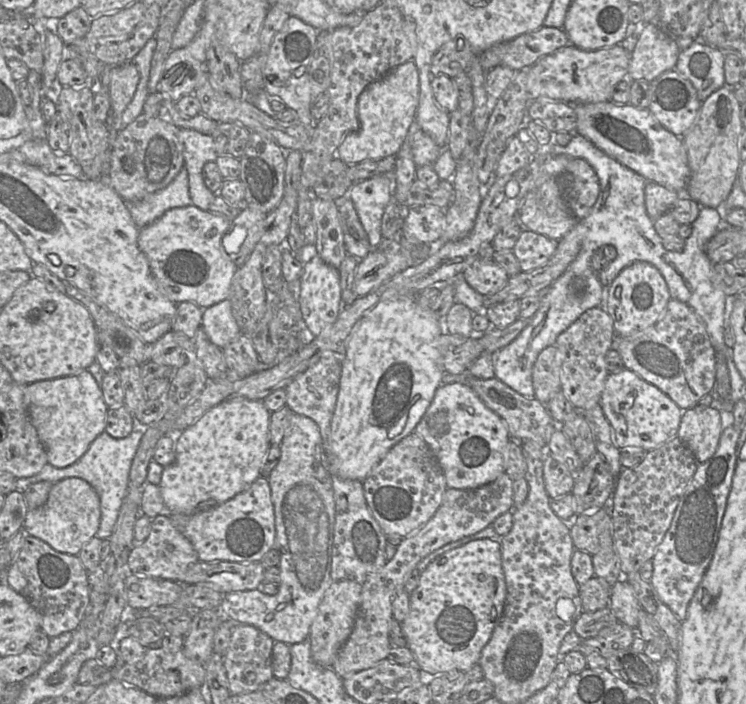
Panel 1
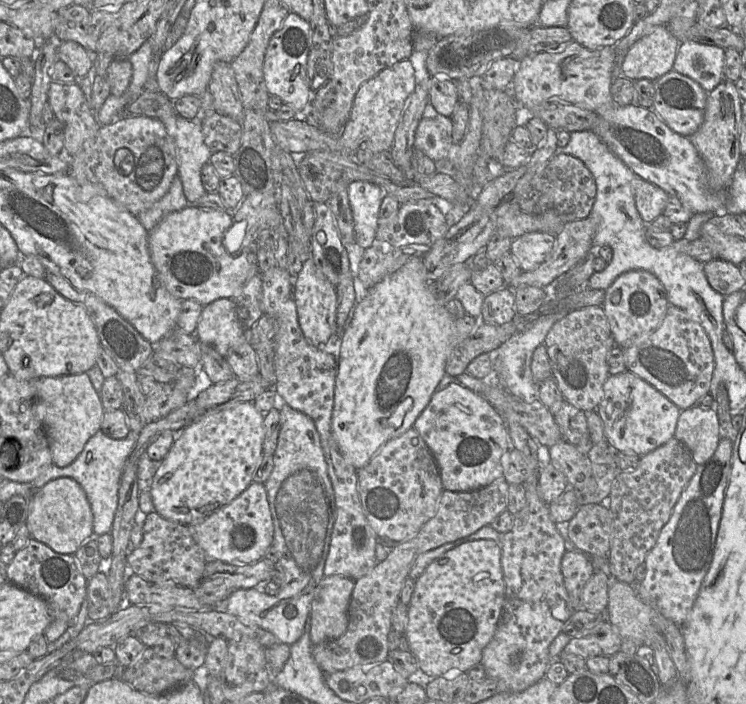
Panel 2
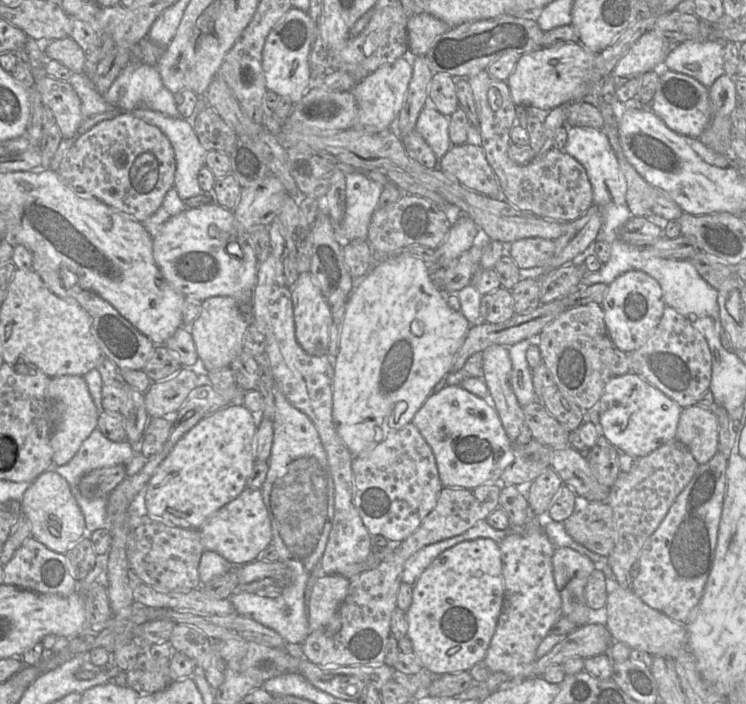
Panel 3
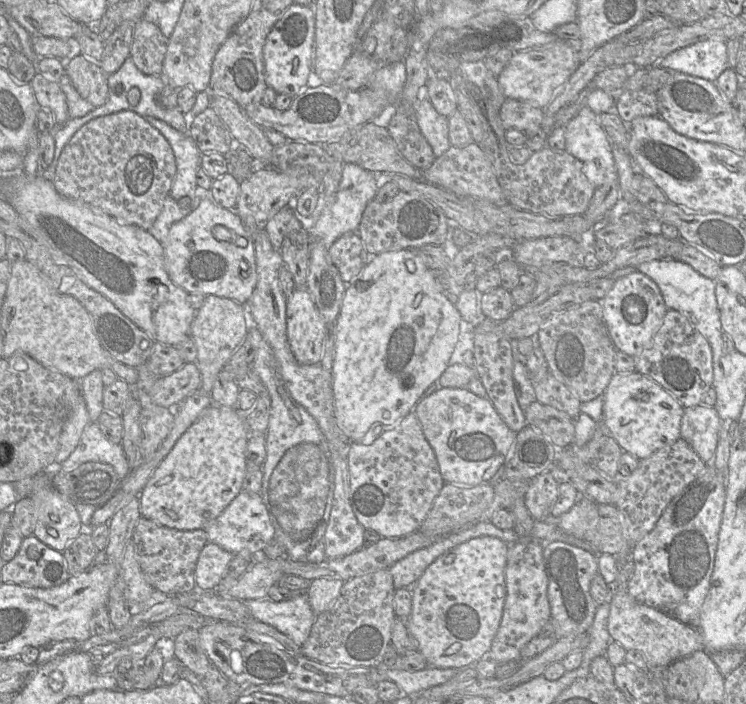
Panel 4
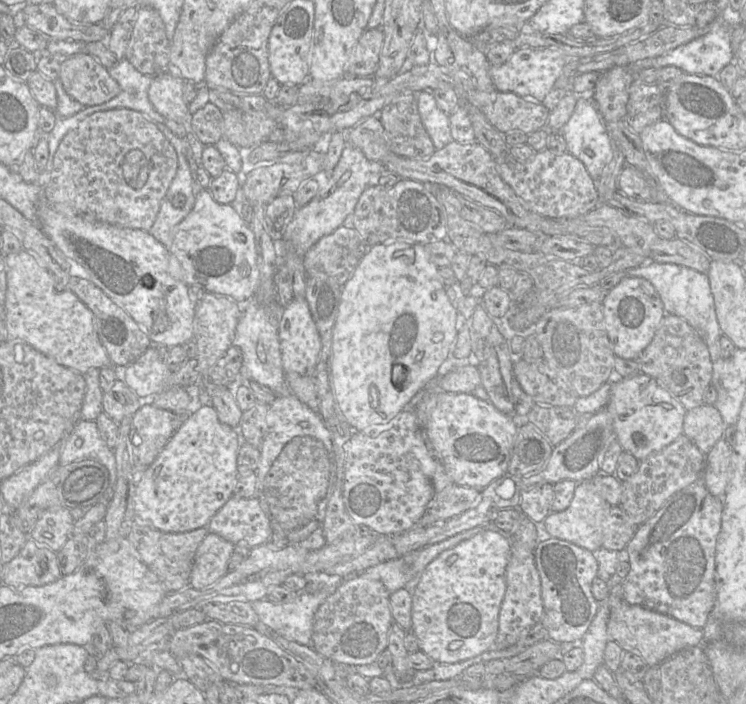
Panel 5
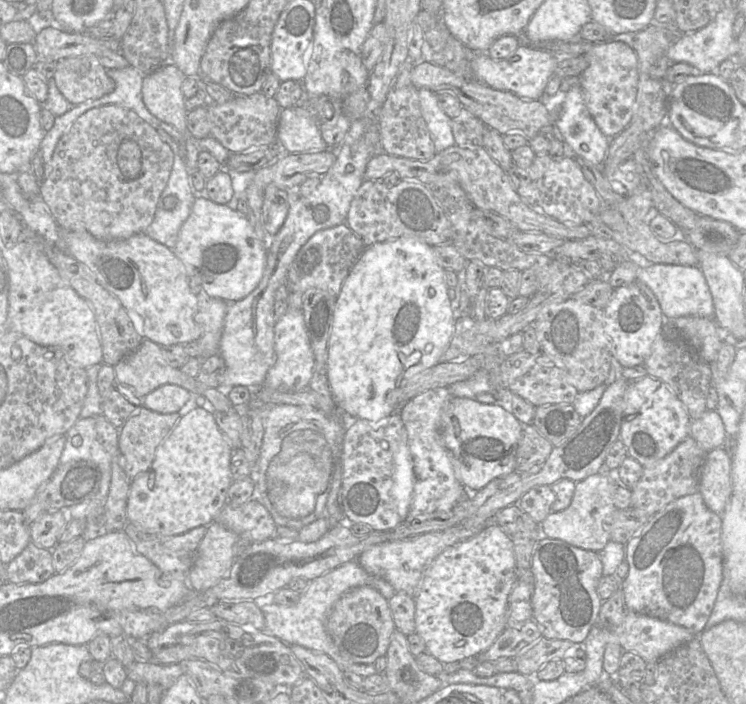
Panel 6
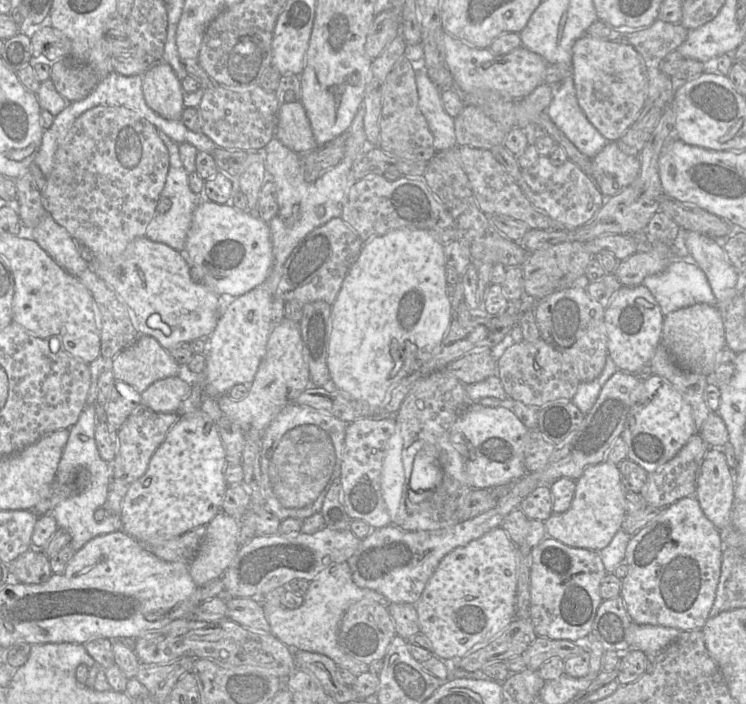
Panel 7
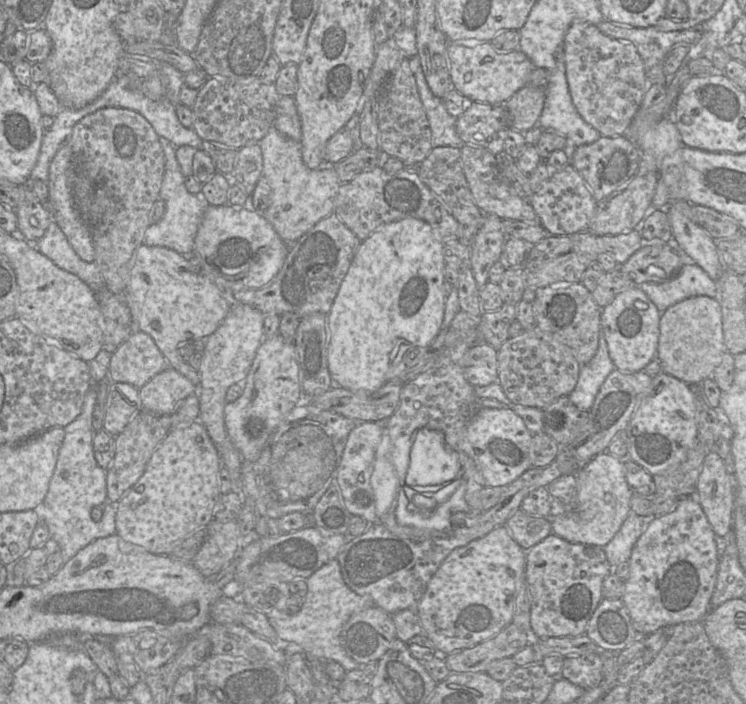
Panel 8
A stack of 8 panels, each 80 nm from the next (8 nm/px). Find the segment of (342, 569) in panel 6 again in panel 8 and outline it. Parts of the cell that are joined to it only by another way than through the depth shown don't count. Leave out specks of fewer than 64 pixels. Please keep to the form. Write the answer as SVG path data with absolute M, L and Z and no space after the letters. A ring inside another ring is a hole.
M338 560L325 563L306 579L307 594L301 609L284 616L268 616L271 626L277 633L282 648L287 653L291 650L302 651L308 658L333 660L346 671L362 667L351 658L341 643L341 632L345 623L357 612L375 606L370 596L359 595L345 583Z

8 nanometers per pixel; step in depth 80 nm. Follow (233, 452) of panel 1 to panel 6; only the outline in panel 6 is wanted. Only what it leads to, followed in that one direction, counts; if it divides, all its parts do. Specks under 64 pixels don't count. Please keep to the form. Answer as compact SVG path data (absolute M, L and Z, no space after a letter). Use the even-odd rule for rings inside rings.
M197 407L181 416L168 436L158 446L148 470L131 480L127 500L128 523L148 533L163 536L179 535L199 526L210 525L216 521L227 503L228 489L233 482L230 471L232 454L233 449L220 431L214 413L203 407Z

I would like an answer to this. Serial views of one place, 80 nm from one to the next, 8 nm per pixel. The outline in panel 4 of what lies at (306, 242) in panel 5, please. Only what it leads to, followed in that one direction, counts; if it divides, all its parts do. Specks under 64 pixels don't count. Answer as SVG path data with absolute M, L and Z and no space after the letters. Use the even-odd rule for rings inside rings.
M353 163L344 164L337 192L332 196L325 195L324 210L313 227L307 230L312 240L320 241L329 247L343 234L356 232L363 212L368 203L375 199L379 187L378 179L372 172Z

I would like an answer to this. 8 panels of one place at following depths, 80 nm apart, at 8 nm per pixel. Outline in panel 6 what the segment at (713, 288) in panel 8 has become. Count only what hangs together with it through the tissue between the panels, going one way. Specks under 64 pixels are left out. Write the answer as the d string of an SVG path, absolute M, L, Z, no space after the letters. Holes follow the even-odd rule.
M638 260L637 280L646 284L656 296L665 319L682 316L714 318L713 298L706 278L698 266L651 263Z

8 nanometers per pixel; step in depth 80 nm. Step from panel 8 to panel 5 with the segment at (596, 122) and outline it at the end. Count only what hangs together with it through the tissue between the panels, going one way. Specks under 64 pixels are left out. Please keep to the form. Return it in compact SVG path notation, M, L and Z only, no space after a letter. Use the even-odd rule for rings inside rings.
M614 66L600 74L592 98L606 123L624 119L632 81L628 66Z

